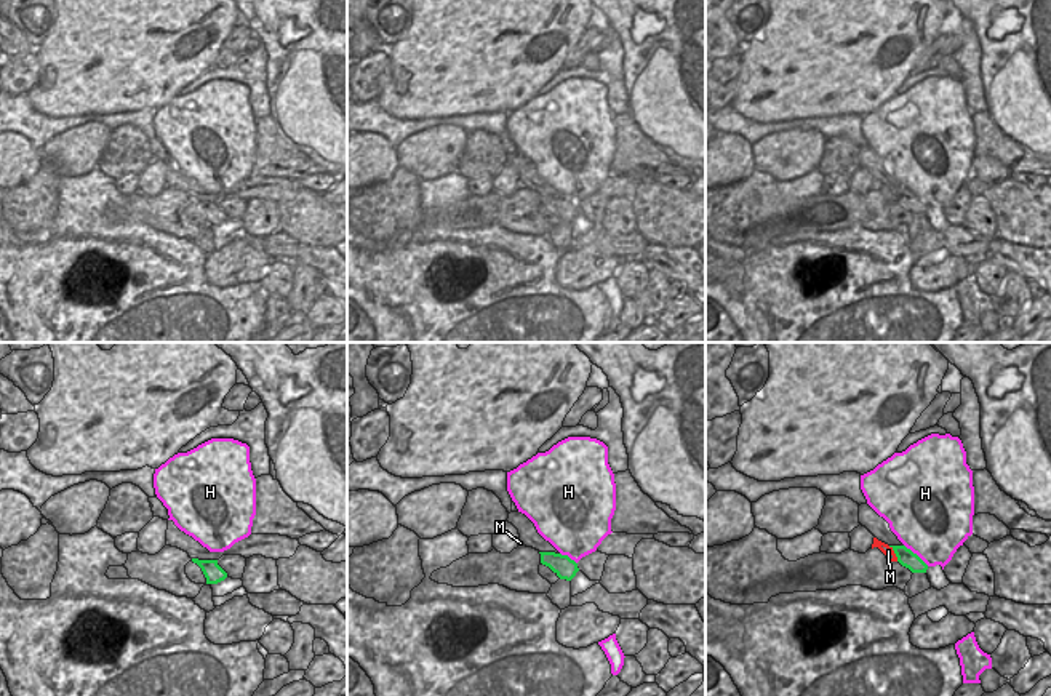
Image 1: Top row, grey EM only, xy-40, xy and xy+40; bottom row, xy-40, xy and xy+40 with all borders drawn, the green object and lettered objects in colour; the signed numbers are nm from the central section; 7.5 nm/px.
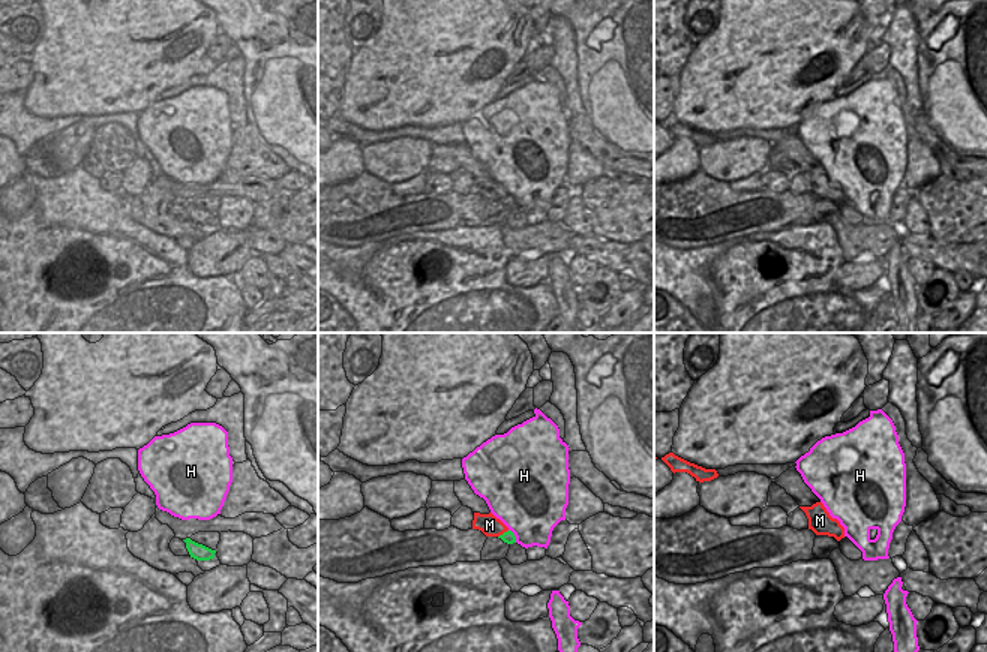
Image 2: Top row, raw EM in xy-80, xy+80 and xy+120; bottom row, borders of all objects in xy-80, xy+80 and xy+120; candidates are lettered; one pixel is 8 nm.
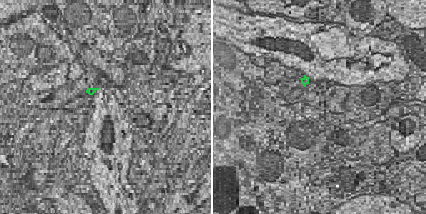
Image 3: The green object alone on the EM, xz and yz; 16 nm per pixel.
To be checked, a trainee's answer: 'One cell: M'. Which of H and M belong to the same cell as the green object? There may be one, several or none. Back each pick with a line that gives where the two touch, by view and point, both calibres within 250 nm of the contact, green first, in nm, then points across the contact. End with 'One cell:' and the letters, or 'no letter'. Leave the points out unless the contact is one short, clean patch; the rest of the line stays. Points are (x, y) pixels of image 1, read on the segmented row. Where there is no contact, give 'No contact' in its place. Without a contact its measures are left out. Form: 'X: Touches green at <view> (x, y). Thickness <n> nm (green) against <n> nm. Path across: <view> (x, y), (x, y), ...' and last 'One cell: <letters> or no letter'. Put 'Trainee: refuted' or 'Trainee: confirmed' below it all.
M: Touches green at xy+40 (895, 552). Thickness 140 nm (green) against 80 nm. Path across: xy+40 (906, 557), (895, 552), (888, 551)
One cell: M
Trainee: confirmed

